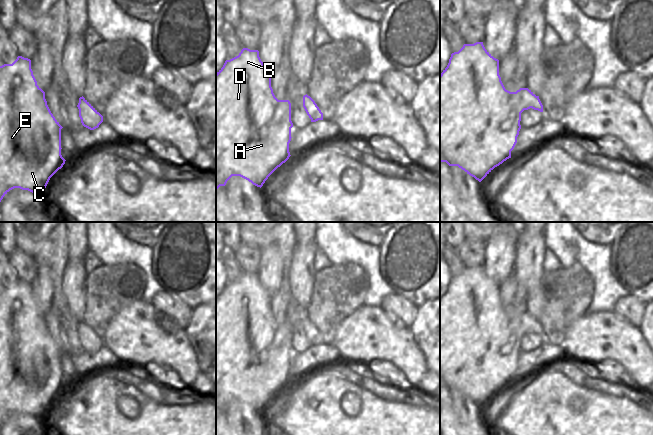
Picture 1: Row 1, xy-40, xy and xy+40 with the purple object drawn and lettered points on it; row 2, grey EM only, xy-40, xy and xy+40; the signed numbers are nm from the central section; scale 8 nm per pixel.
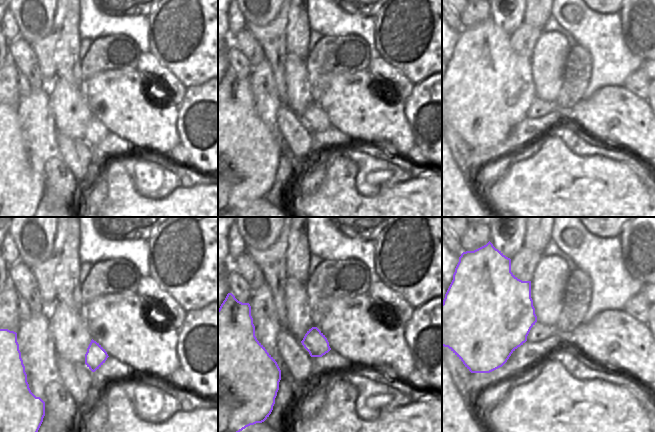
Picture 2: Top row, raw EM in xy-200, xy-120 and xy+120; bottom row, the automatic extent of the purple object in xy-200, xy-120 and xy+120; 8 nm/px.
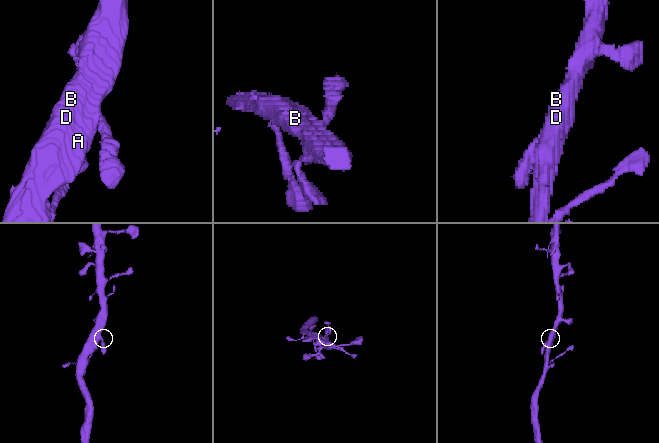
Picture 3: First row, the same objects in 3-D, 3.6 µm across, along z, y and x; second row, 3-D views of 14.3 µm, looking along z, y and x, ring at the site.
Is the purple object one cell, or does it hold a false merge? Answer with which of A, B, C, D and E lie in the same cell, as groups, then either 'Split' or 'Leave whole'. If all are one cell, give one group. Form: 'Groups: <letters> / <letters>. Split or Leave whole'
Groups: A B C D E. Leave whole.

